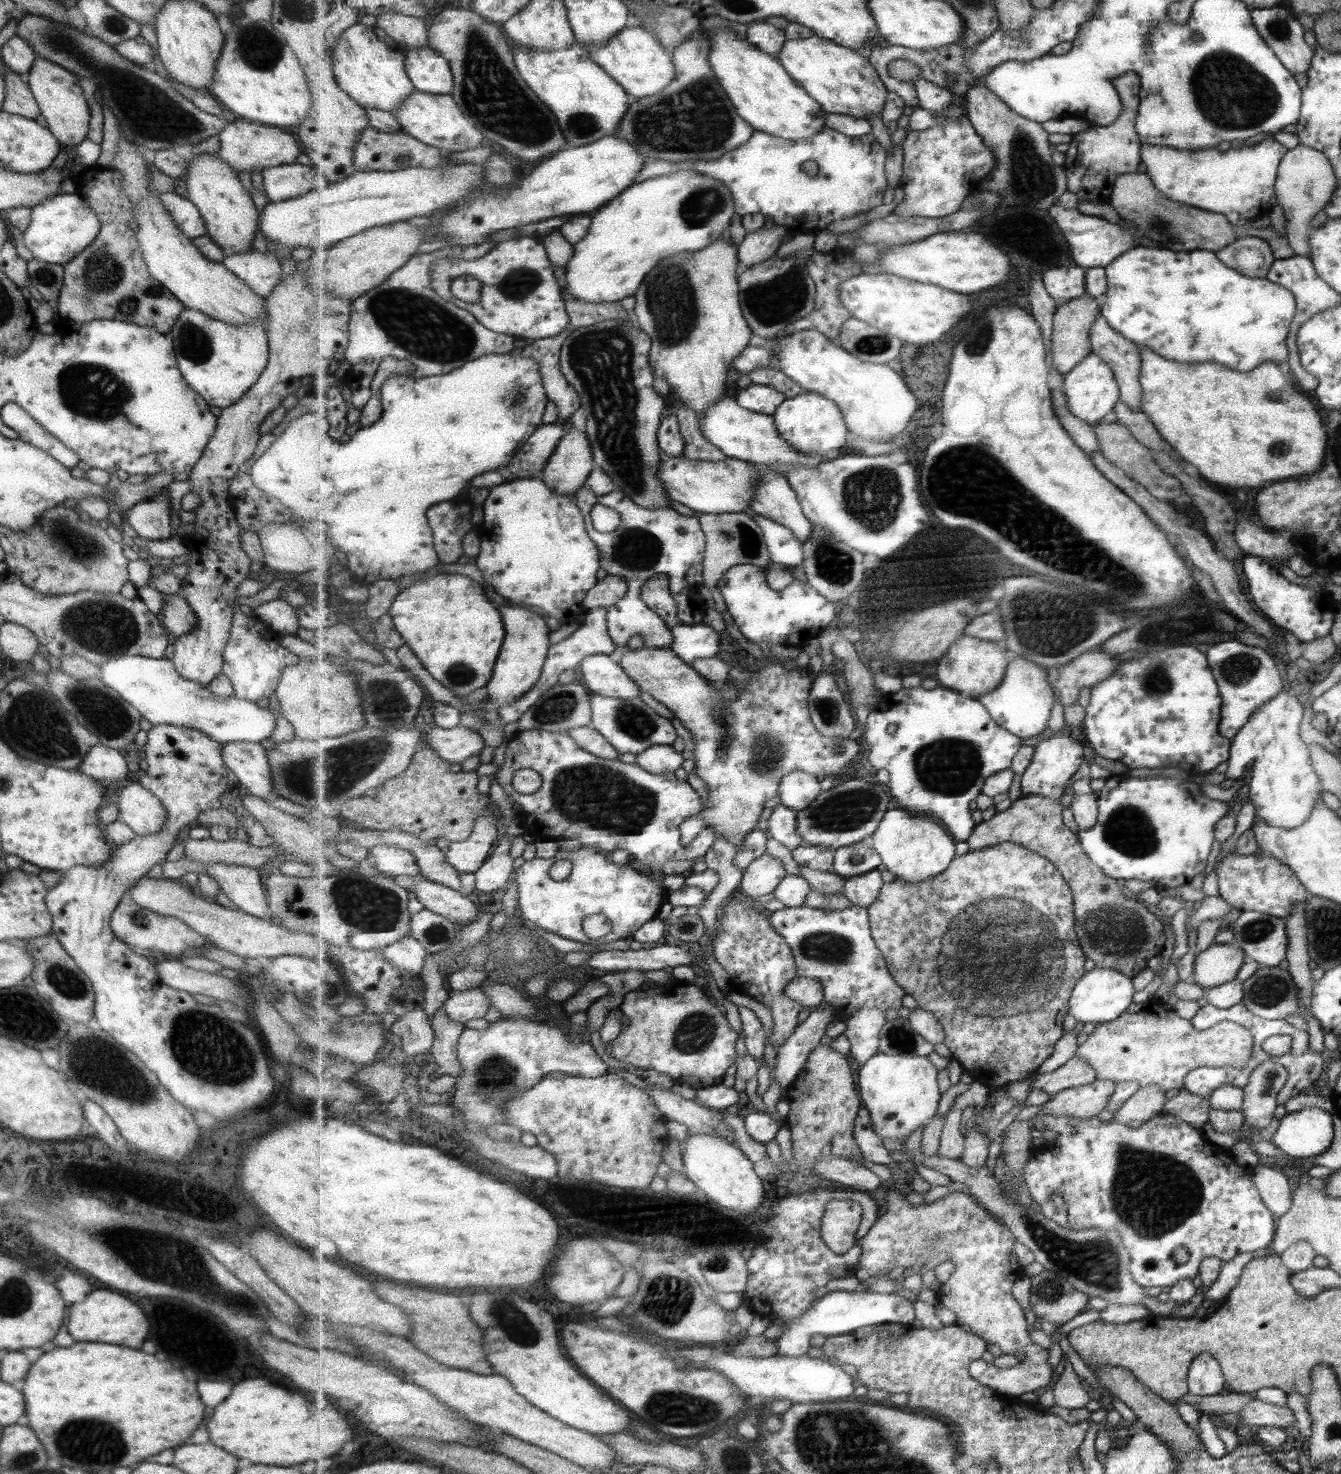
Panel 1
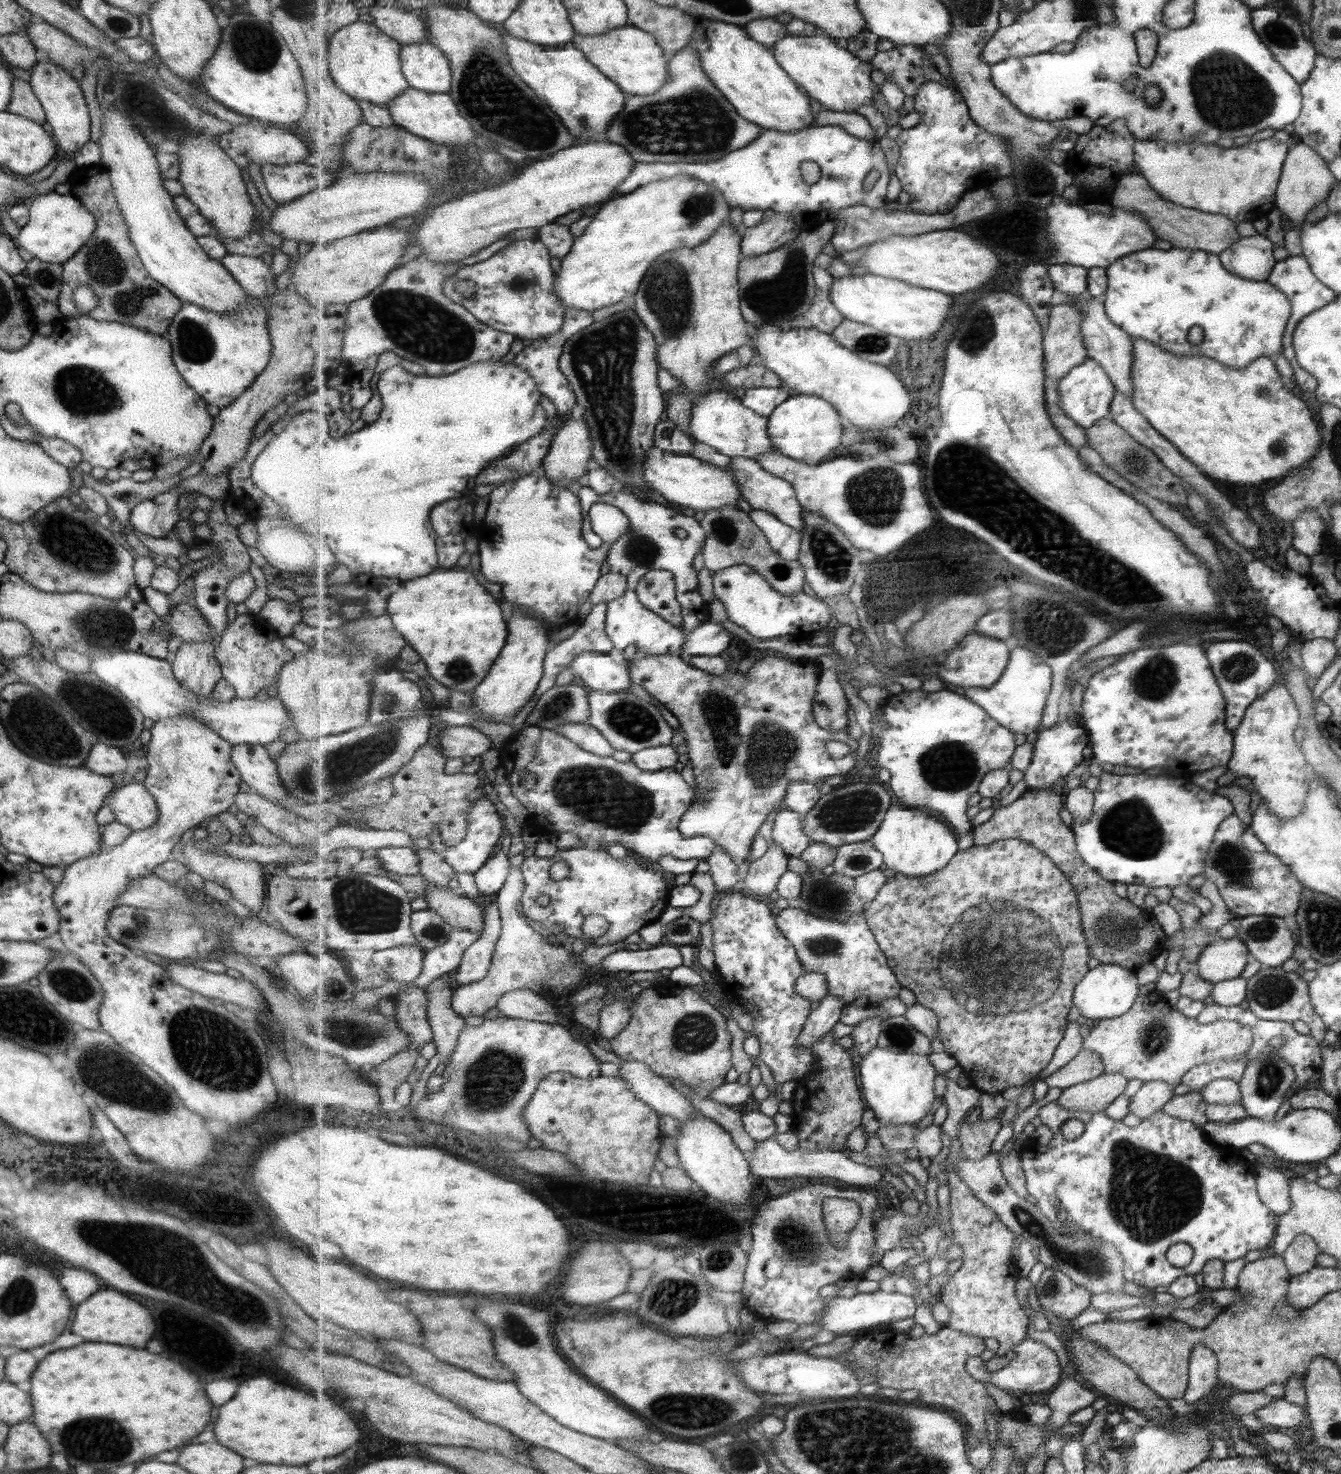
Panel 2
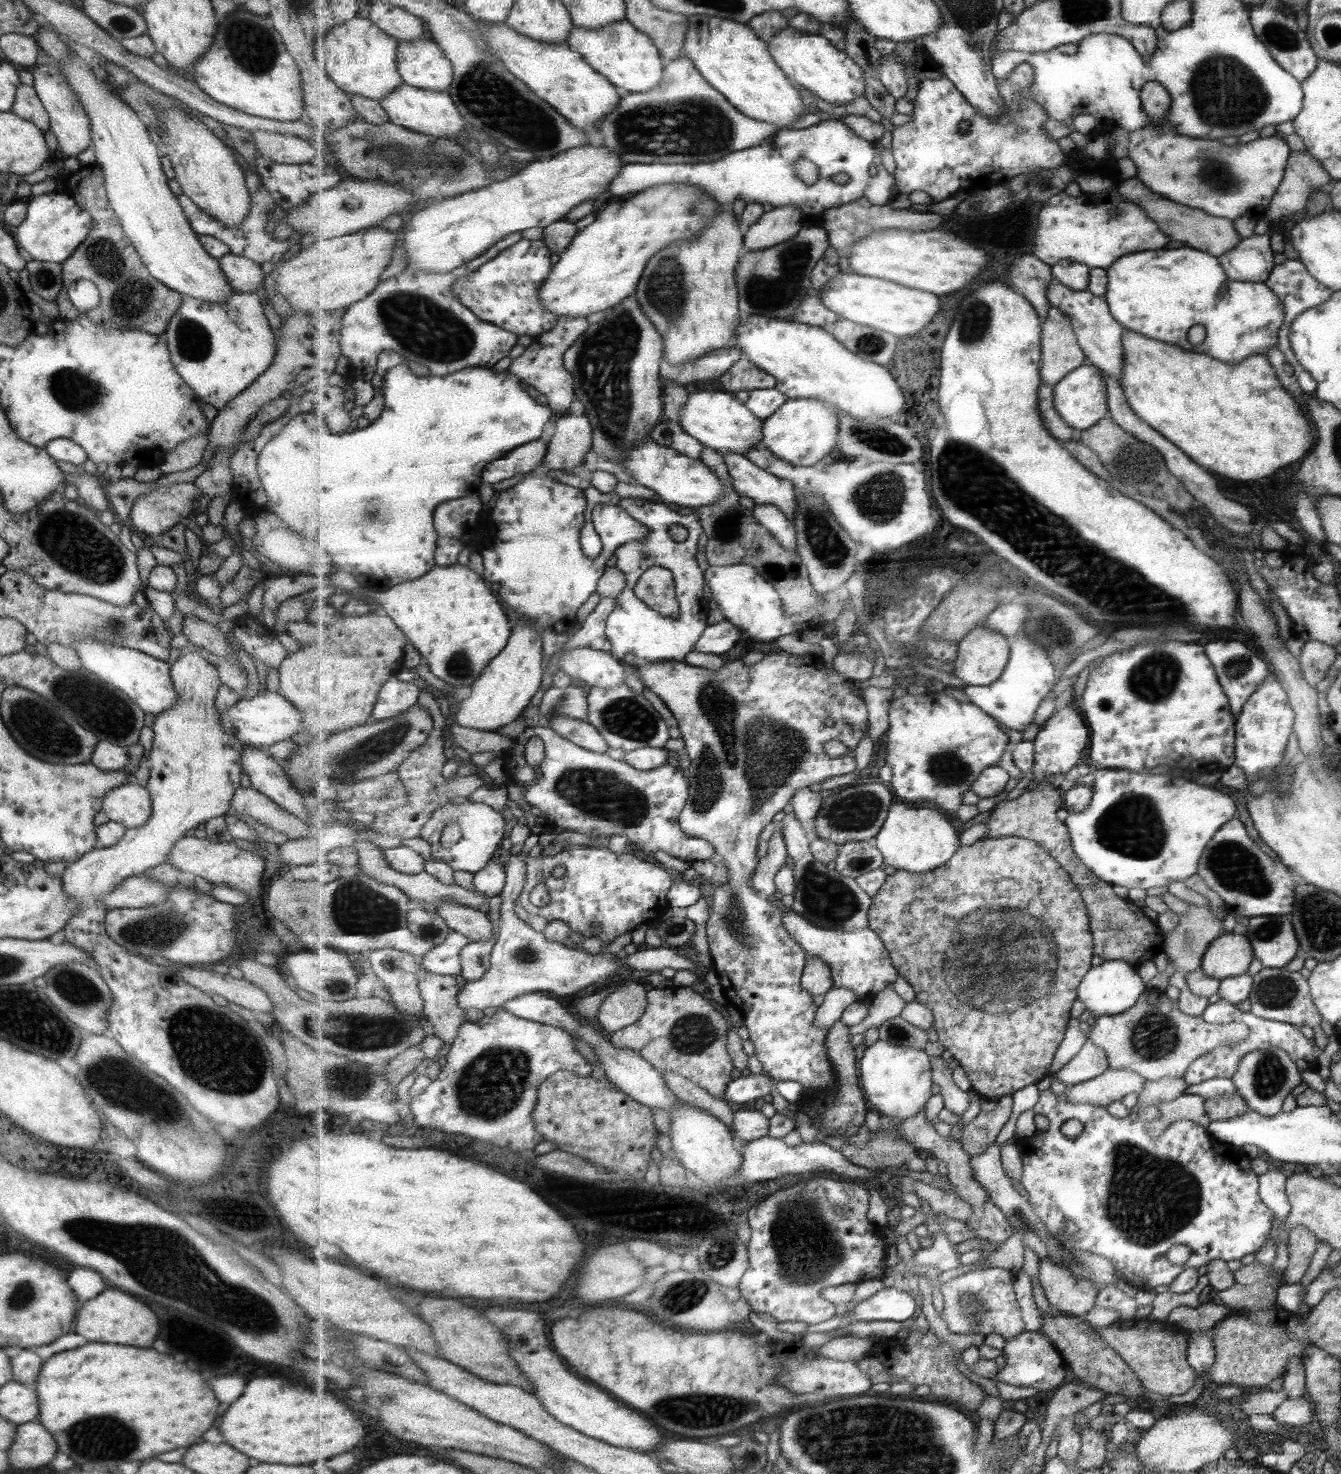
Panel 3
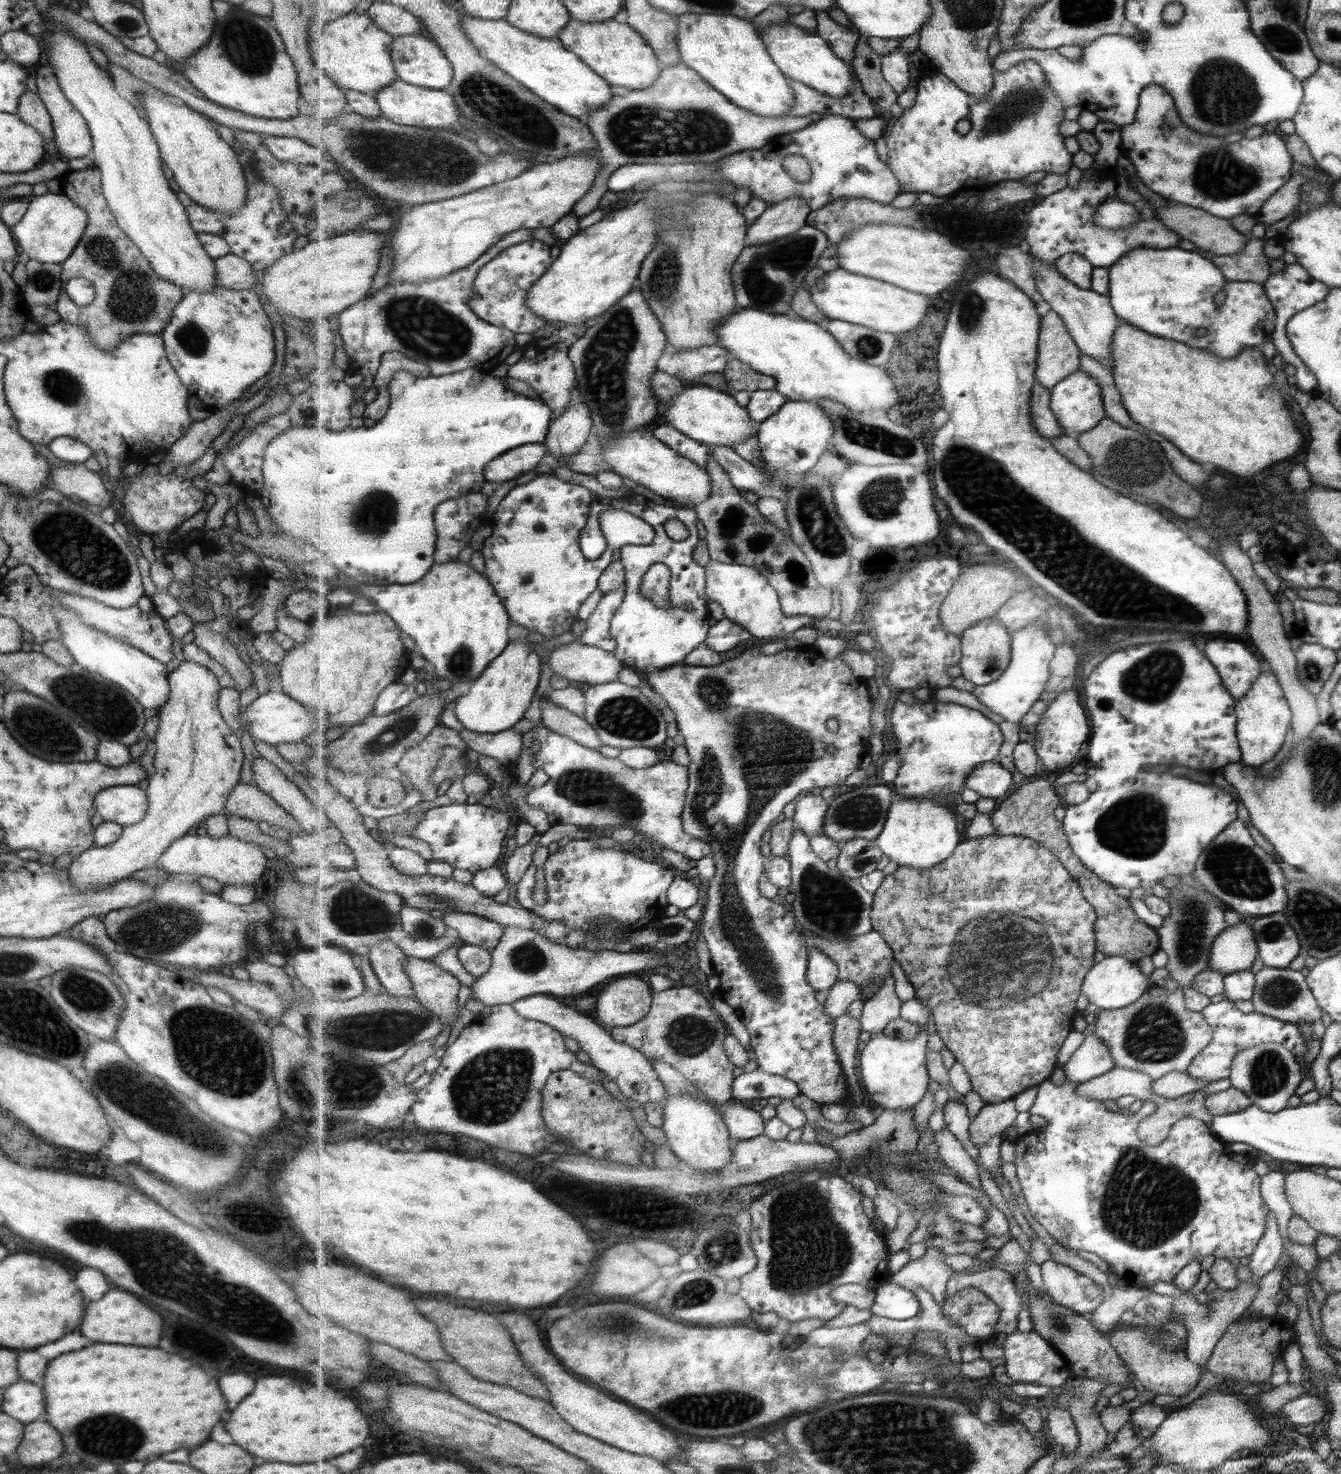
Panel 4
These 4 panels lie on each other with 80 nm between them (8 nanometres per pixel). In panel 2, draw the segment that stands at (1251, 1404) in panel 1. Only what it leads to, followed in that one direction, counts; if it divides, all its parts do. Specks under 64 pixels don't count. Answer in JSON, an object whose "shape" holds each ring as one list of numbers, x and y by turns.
{"shape":[[1274,1399,1252,1412,1265,1429,1291,1428,1302,1421,1304,1410,1287,1402,1285,1399]]}

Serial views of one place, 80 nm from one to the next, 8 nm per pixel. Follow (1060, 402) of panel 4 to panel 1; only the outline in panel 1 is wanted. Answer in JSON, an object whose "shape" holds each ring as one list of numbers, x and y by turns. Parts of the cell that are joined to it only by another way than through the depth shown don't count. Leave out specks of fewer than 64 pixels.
{"shape":[[1091,353,1071,373,1065,376,1064,391,1068,398,1069,408,1075,416,1087,419,1094,427,1099,424,1101,418,1115,411,1119,400,1119,383,1115,378,1111,366,1100,358,1099,354]]}

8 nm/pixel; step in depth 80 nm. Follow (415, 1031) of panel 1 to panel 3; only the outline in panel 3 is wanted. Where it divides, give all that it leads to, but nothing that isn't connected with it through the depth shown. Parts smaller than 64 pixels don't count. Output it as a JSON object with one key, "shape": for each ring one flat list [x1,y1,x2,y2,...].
{"shape":[[395,948,373,950,369,956,373,973,387,988,392,1001,401,1012,424,1016,424,1000,418,974,422,956]]}

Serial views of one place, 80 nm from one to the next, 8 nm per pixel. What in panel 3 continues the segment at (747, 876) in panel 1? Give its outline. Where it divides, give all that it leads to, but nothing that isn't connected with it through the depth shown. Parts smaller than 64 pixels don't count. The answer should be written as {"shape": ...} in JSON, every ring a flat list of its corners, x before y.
{"shape":[[777,822,775,832,769,841,769,852,758,862,753,876,754,889,762,896,773,899,773,894,778,891,777,875,788,864,789,859,787,841,782,835,782,823]]}

